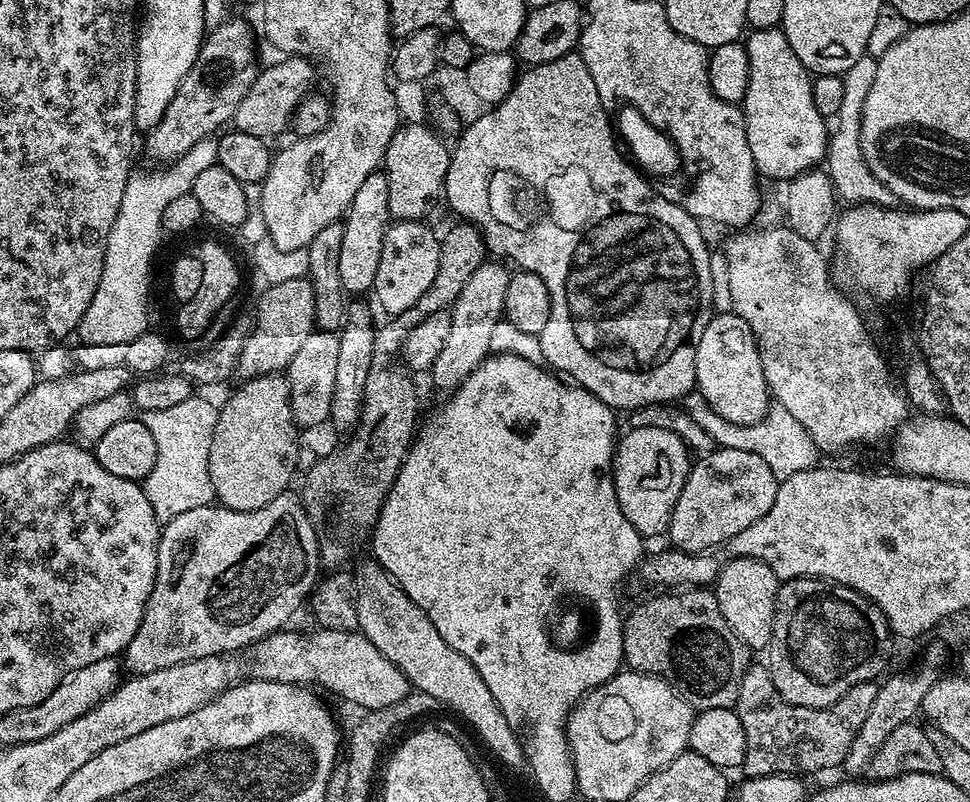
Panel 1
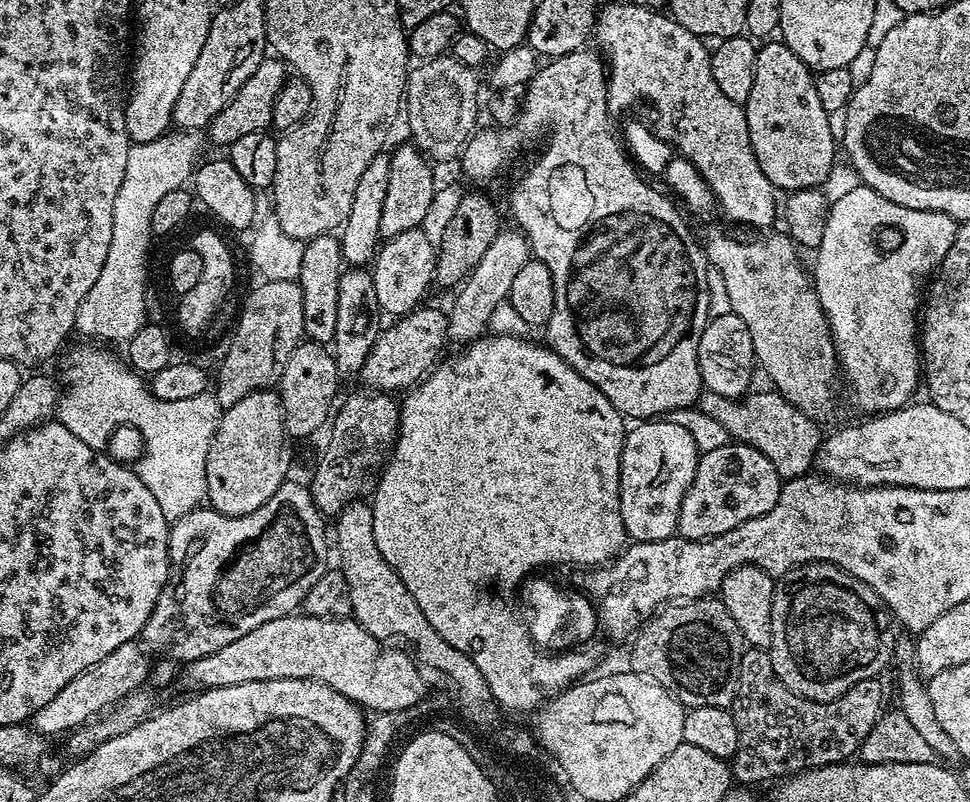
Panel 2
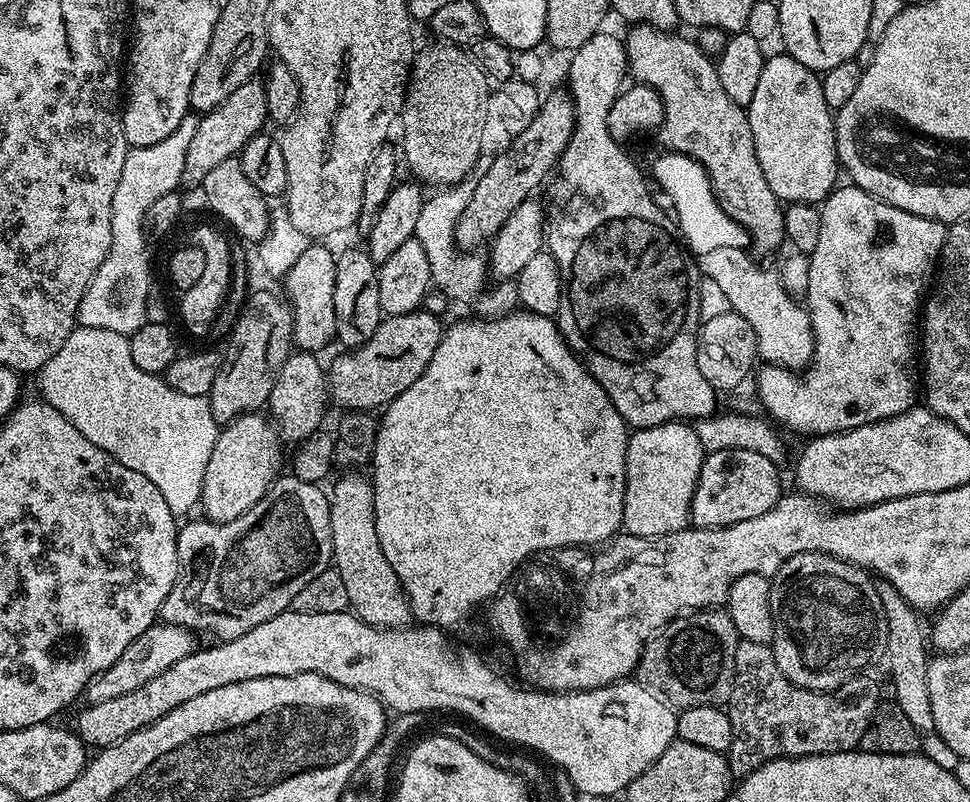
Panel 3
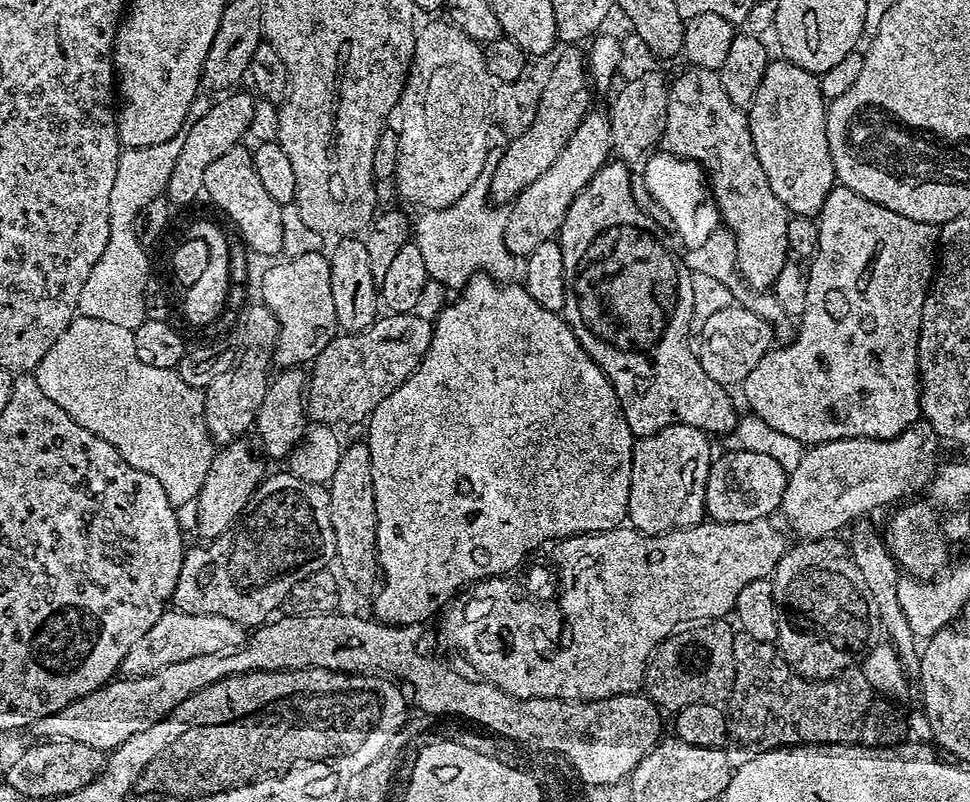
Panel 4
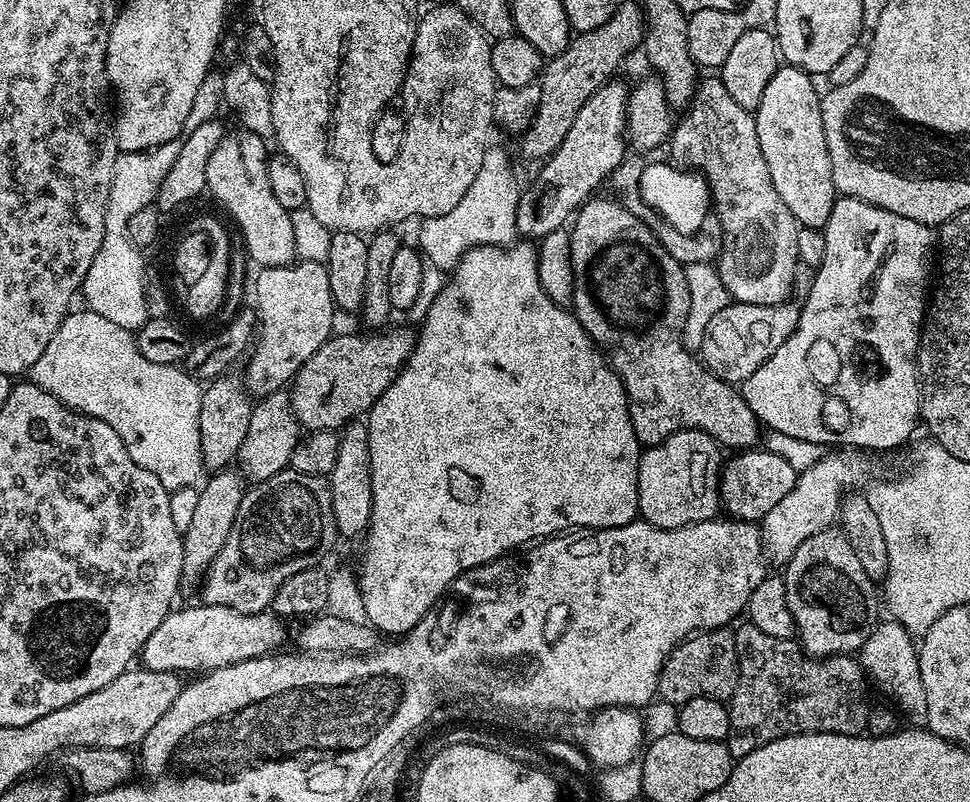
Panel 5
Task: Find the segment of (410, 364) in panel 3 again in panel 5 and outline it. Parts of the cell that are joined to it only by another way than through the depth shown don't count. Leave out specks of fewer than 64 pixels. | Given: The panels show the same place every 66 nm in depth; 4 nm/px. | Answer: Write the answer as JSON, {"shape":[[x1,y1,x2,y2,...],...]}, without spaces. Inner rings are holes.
{"shape":[[411,327,392,328,373,331,372,336,340,336,334,334,306,362,296,371,296,377,290,381,290,395,292,397,292,412,296,415,296,421,301,429,309,433,330,431,336,432,343,429,351,420,363,417,378,402,378,398,393,382,396,375,404,369,405,362,416,345,417,333,411,332]]}

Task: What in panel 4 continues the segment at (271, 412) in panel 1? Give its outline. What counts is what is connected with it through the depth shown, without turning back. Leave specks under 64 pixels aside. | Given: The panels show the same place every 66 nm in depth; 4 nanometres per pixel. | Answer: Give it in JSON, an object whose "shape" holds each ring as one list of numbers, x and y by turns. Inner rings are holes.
{"shape":[[241,438,223,445,213,455,210,470,206,470,206,482,202,482,202,490,194,501,196,528,204,535,205,541,217,540,244,513,244,507,256,493,256,487,264,481,265,461,252,453,252,448,246,441,247,439]]}

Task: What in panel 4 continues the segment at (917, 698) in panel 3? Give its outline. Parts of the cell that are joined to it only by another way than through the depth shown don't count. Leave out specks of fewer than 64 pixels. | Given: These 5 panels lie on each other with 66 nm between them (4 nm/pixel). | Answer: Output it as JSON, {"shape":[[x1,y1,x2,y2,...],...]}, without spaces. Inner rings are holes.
{"shape":[[860,518,851,525,852,537,847,537,846,543,852,554,854,566,862,570,862,578,866,587,870,589,870,595,878,606,880,615,880,627,883,635,896,647,898,658,902,662,904,671,909,674,919,673,921,645,918,643,914,630,910,630,910,622,906,622,906,614,902,614,902,605,898,602,898,582,902,579,902,569,892,556,888,548,888,541,872,529,871,519]]}

